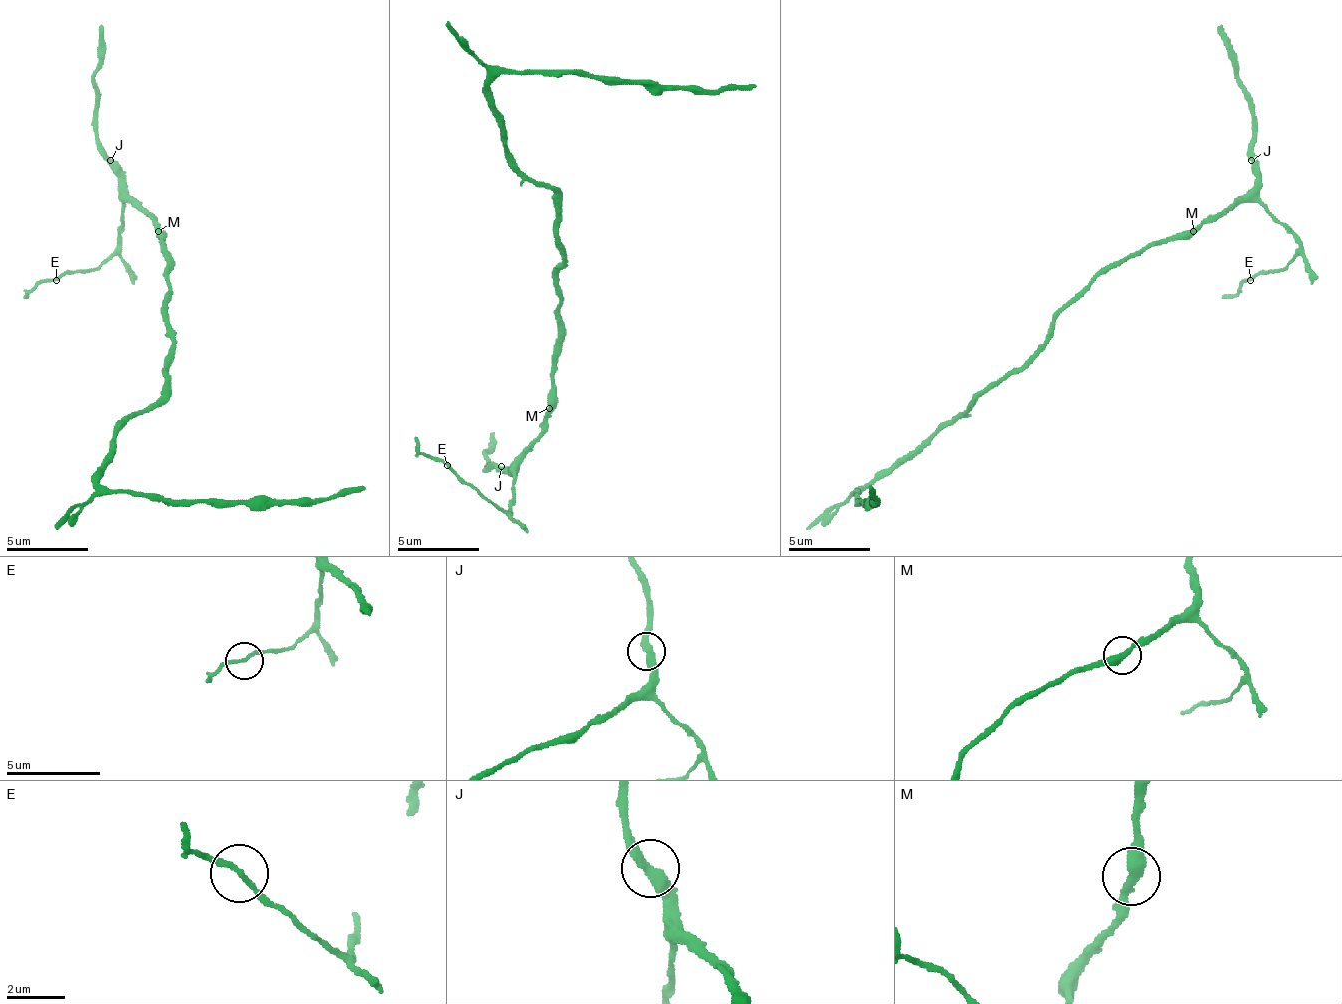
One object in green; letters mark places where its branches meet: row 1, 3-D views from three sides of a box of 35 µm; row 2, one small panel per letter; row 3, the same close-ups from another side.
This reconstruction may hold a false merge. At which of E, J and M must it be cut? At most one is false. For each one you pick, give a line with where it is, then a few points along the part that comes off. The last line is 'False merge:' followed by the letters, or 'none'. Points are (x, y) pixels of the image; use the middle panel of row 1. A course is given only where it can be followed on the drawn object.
False merge: none

